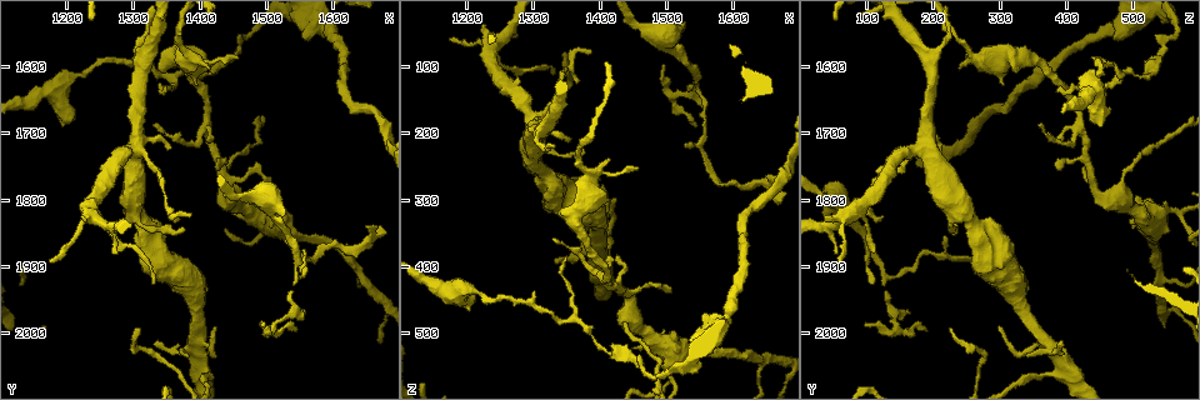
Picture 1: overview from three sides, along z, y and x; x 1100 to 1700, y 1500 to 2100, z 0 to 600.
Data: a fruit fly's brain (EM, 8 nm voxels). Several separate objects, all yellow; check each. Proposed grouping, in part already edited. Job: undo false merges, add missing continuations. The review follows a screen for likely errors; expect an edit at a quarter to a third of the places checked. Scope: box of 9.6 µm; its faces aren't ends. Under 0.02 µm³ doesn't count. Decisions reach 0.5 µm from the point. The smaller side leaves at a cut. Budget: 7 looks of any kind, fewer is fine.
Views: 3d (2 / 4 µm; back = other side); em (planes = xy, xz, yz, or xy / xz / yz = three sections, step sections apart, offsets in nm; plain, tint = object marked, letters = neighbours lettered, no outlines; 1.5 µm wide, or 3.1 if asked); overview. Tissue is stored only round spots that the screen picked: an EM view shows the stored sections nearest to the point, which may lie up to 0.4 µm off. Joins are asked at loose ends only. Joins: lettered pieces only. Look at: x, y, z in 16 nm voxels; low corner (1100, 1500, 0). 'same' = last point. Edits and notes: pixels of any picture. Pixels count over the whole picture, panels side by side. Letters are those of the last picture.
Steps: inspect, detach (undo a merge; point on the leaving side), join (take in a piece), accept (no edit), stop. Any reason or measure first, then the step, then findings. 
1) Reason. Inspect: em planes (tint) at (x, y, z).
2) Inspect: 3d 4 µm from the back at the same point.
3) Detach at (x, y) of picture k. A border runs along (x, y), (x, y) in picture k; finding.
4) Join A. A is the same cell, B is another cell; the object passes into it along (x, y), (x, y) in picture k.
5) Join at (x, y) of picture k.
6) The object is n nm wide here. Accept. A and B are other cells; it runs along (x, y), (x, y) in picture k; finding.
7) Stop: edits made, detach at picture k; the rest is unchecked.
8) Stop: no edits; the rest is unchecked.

Inspect: 3d 4 µm at (1355, 1725, 210).

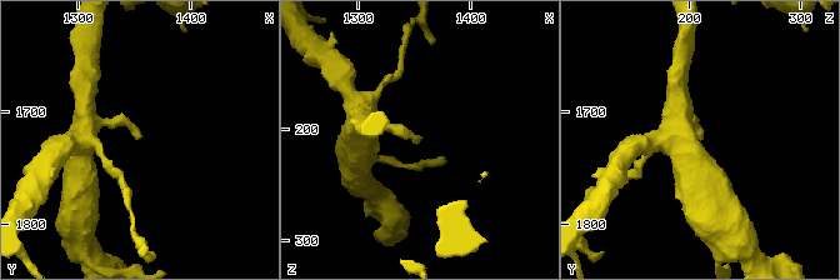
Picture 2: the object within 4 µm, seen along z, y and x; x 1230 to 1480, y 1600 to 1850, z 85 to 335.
Shape alone is not enough. Inspect: em planes (letters) at (1358, 1722, 210).

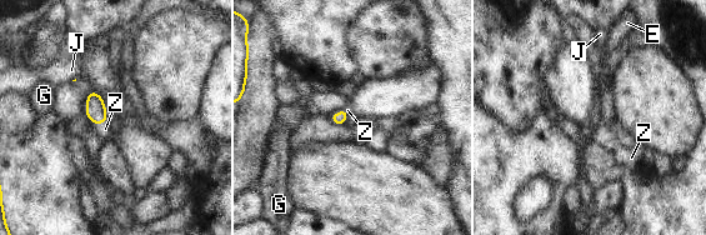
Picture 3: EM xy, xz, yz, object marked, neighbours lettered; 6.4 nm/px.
Join Z. Z is the same cell, E, G and J are other cells; the object passes into it along (95, 110), (101, 123), (105, 129) in picture 3; it goes on there.

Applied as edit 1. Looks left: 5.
Abrupt turn. Inspect: 3d 2 µm at (1545, 1915, 120).

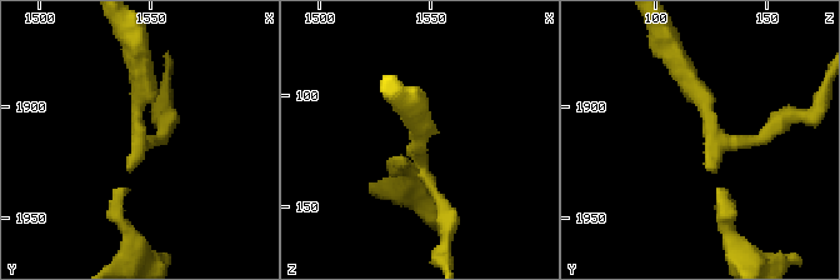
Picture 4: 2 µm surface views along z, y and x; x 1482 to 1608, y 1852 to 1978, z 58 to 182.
Now the EM. Inspect: em planes (letters) at (1546, 1913, 125).

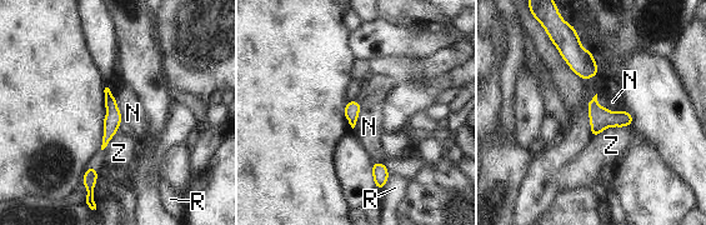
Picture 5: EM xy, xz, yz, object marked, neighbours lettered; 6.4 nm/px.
Accept. N, R and Z are other cells; all the same neuron.

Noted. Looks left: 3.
Free end. Inspect: em planes (letters) at (1280, 1880, 55).

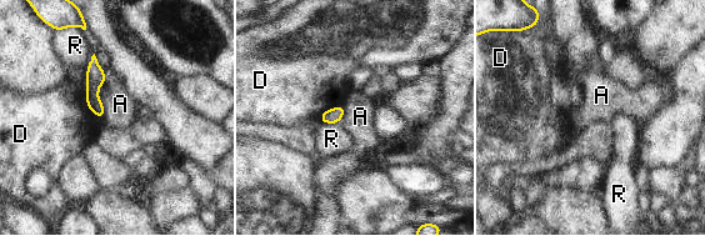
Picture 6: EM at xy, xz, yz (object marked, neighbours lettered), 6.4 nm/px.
Accept. A, D and R are other cells; a border runs along (104, 70), (105, 84) in picture 6; none of them fits.

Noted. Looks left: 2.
Stop: edits made, join at picture 3; the rest is unchecked.

